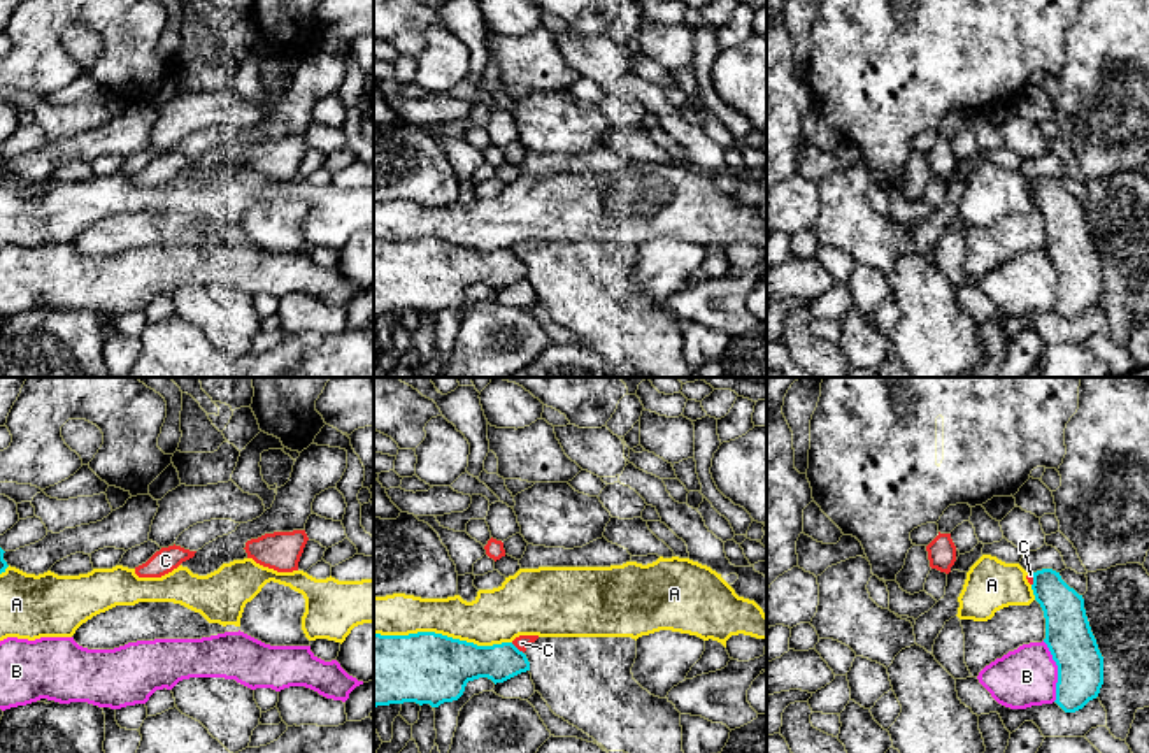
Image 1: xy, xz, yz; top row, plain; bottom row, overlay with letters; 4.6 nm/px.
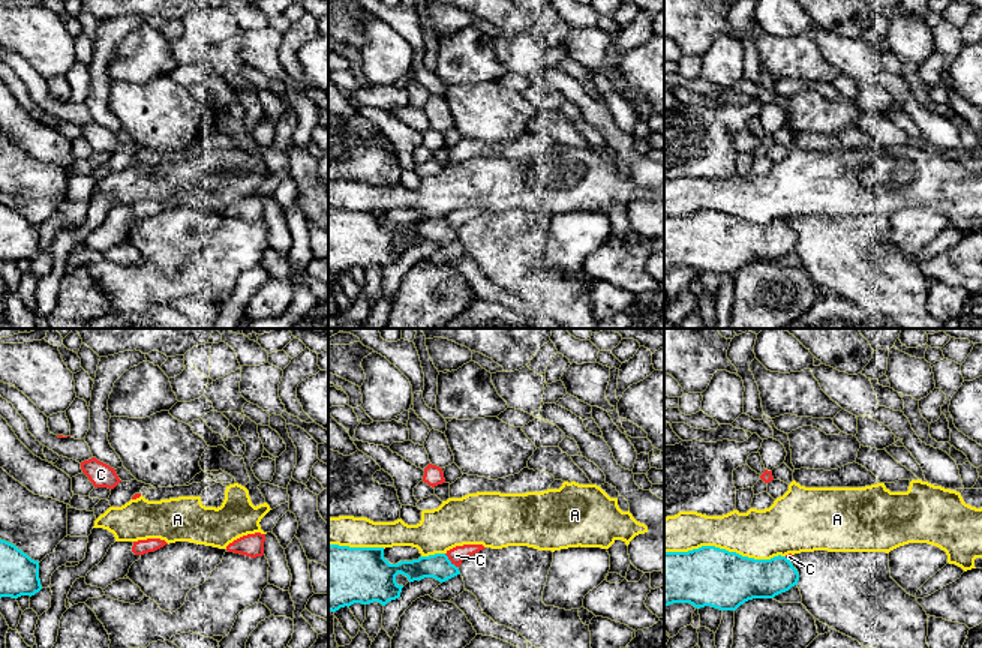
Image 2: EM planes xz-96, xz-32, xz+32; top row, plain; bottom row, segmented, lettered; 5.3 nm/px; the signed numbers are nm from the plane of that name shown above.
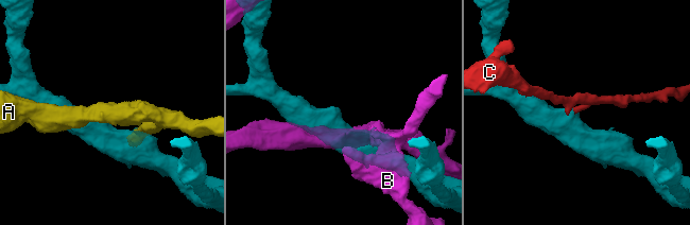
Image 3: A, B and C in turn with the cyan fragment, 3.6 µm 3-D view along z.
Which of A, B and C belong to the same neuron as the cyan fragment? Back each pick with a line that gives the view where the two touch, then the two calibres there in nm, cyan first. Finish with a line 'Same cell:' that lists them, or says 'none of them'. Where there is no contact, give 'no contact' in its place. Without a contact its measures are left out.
Same cell: none of them

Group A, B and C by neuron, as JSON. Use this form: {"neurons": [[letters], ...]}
{"neurons": [["A"], ["B"], ["C"]]}

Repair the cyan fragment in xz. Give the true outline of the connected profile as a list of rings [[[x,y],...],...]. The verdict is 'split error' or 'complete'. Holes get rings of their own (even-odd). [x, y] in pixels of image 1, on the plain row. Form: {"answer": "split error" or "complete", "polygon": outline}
{"answer": "complete", "polygon": [[[435,239],[374,240],[374,314],[403,309],[439,314],[458,307],[468,288],[488,284],[496,291],[526,277],[530,277],[530,269],[512,249],[477,253]]]}

